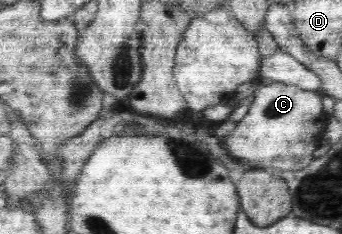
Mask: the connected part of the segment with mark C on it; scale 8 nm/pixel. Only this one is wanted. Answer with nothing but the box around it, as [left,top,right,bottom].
[221,82,323,171]

